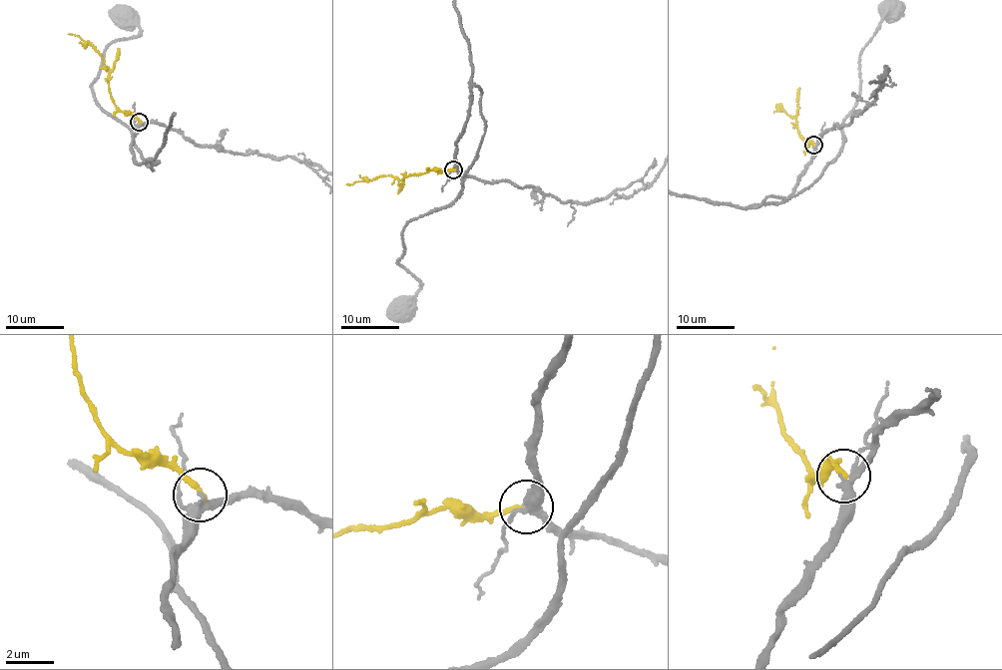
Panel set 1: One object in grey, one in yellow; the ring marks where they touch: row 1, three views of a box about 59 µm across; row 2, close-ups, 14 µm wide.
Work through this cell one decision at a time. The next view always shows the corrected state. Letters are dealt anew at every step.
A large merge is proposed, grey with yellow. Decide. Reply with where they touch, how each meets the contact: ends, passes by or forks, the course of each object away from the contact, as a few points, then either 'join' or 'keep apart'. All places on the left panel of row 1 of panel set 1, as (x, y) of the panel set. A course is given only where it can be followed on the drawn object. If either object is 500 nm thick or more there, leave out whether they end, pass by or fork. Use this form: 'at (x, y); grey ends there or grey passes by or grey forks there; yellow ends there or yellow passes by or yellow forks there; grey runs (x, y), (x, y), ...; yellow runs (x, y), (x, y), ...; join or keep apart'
at (139, 122); grey forks there; yellow ends there; grey runs (140, 122), (133, 160), (158, 162), (152, 169), (91, 85), (105, 49), (138, 34), (123, 16); yellow runs (140, 122), (133, 115), (124, 113), (113, 102), (104, 59), (93, 46), (68, 34); keep apart

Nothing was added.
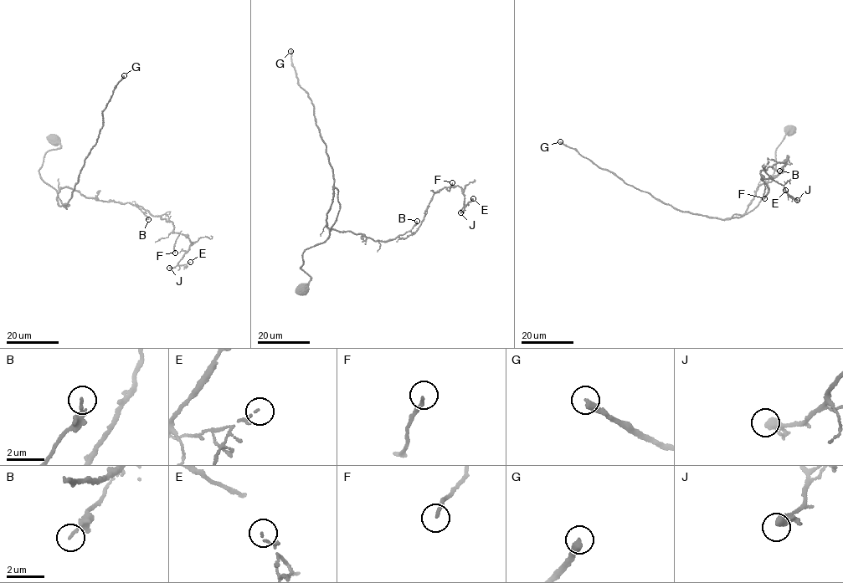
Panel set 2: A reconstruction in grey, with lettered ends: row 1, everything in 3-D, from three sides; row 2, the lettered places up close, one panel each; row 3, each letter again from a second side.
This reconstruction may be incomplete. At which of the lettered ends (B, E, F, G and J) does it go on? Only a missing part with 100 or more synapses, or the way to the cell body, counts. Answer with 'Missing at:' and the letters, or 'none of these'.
Missing at: G

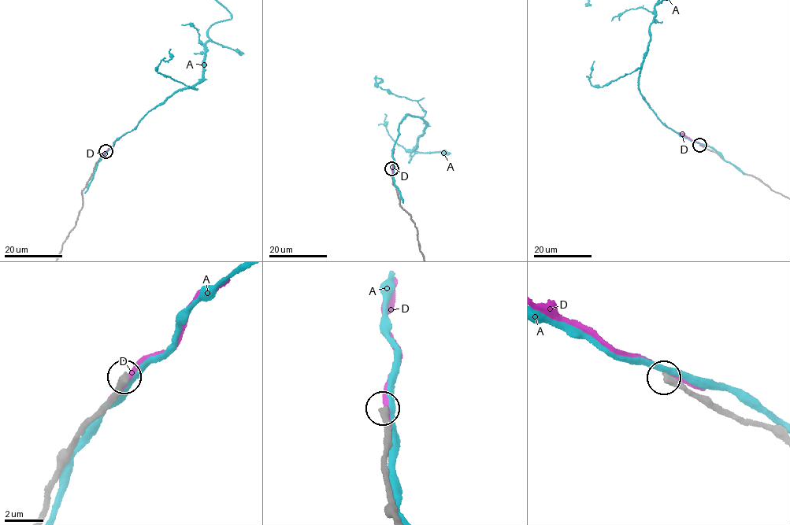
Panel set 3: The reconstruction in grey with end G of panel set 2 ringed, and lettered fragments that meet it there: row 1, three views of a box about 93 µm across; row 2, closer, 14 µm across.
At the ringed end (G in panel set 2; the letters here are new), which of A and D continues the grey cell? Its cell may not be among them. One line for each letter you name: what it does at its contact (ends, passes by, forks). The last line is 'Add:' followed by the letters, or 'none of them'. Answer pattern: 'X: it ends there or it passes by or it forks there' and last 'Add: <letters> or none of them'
Add: none of them

